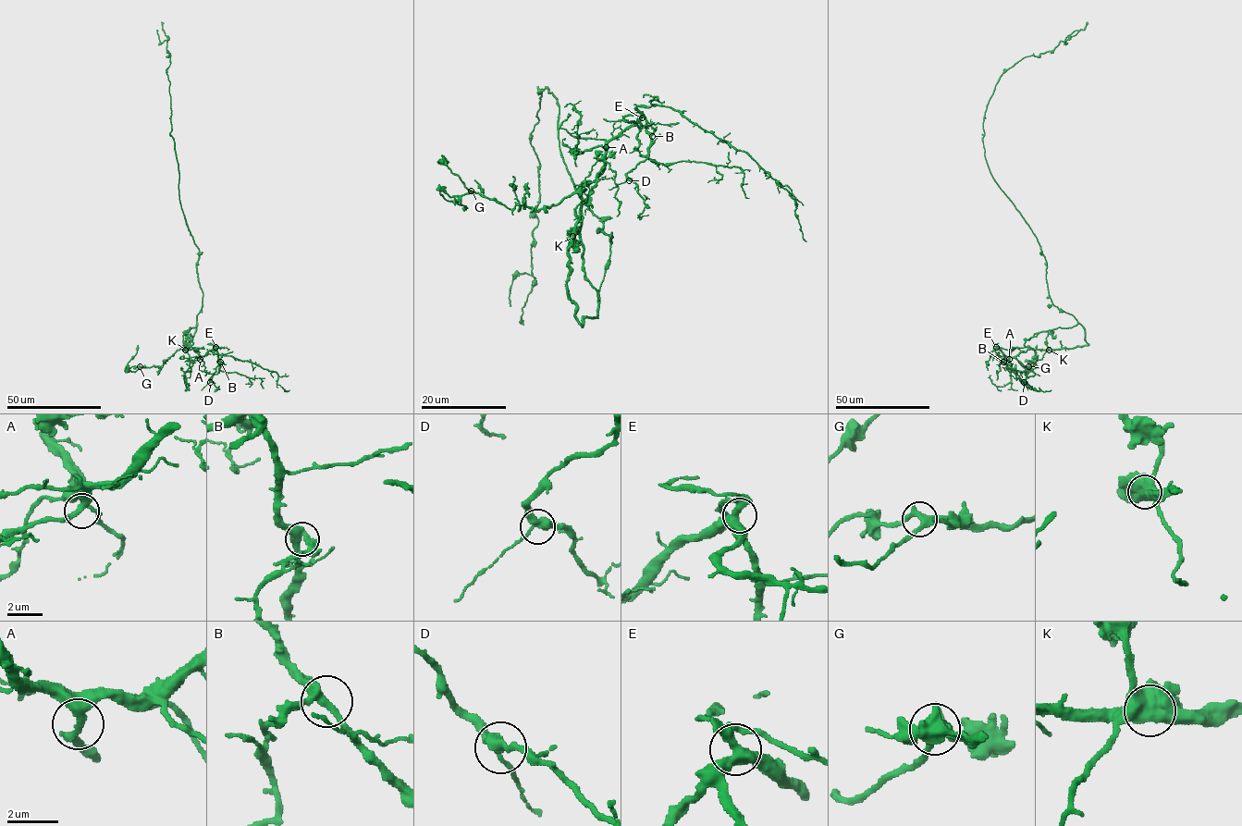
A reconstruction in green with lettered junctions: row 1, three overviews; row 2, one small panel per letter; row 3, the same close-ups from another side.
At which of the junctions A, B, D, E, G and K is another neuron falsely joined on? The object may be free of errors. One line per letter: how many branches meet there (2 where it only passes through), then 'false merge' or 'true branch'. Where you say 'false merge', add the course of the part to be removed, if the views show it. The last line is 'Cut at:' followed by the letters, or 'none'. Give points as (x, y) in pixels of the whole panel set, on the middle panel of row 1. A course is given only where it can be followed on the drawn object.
A: 3 branches meet; true branch
B: 3 branches meet; true branch
D: 3 branches meet; true branch
E: 4 branches meet; true branch
G: 3 branches meet; true branch
K: 4 branches meet; true branch
Cut at: none

